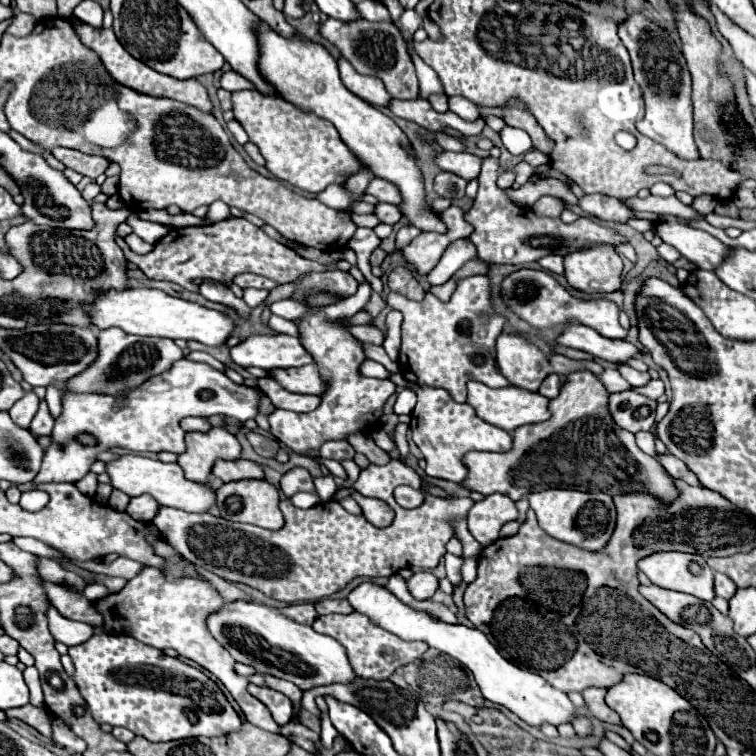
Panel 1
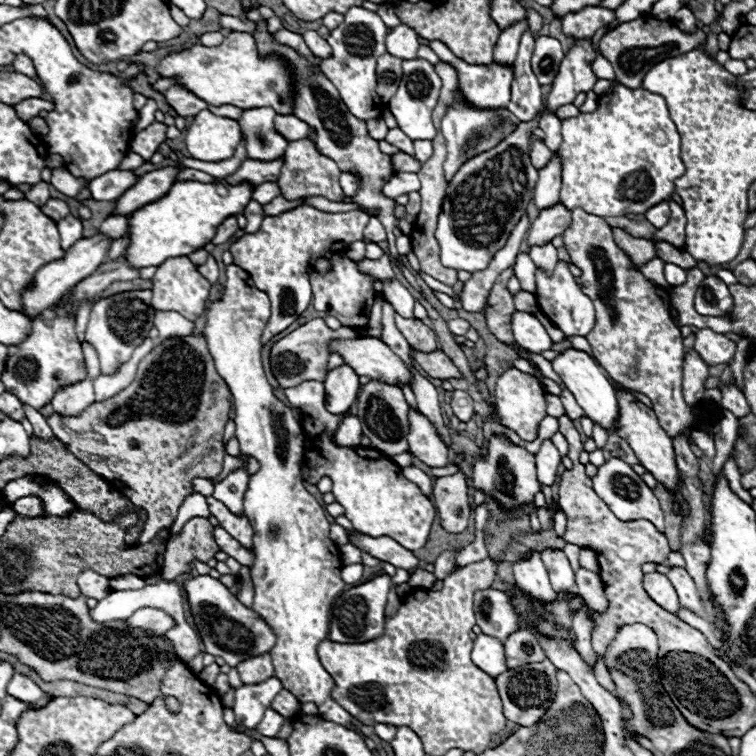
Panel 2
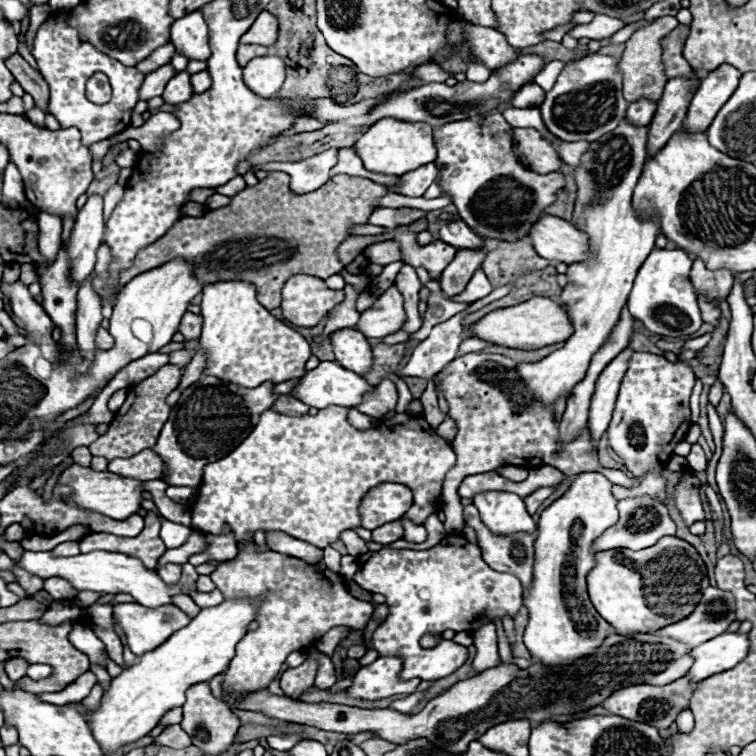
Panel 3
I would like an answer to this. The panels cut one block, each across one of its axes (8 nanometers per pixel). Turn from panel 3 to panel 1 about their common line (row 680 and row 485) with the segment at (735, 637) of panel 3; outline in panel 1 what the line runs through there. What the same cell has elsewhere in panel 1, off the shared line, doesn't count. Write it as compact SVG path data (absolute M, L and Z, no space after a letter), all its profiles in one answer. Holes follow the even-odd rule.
M666 454L666 456L658 456L658 460L660 460L660 464L666 468L666 472L672 478L680 478L680 480L684 480L690 486L700 486L698 484L698 478L688 468L684 468L684 462L680 462L676 456Z

